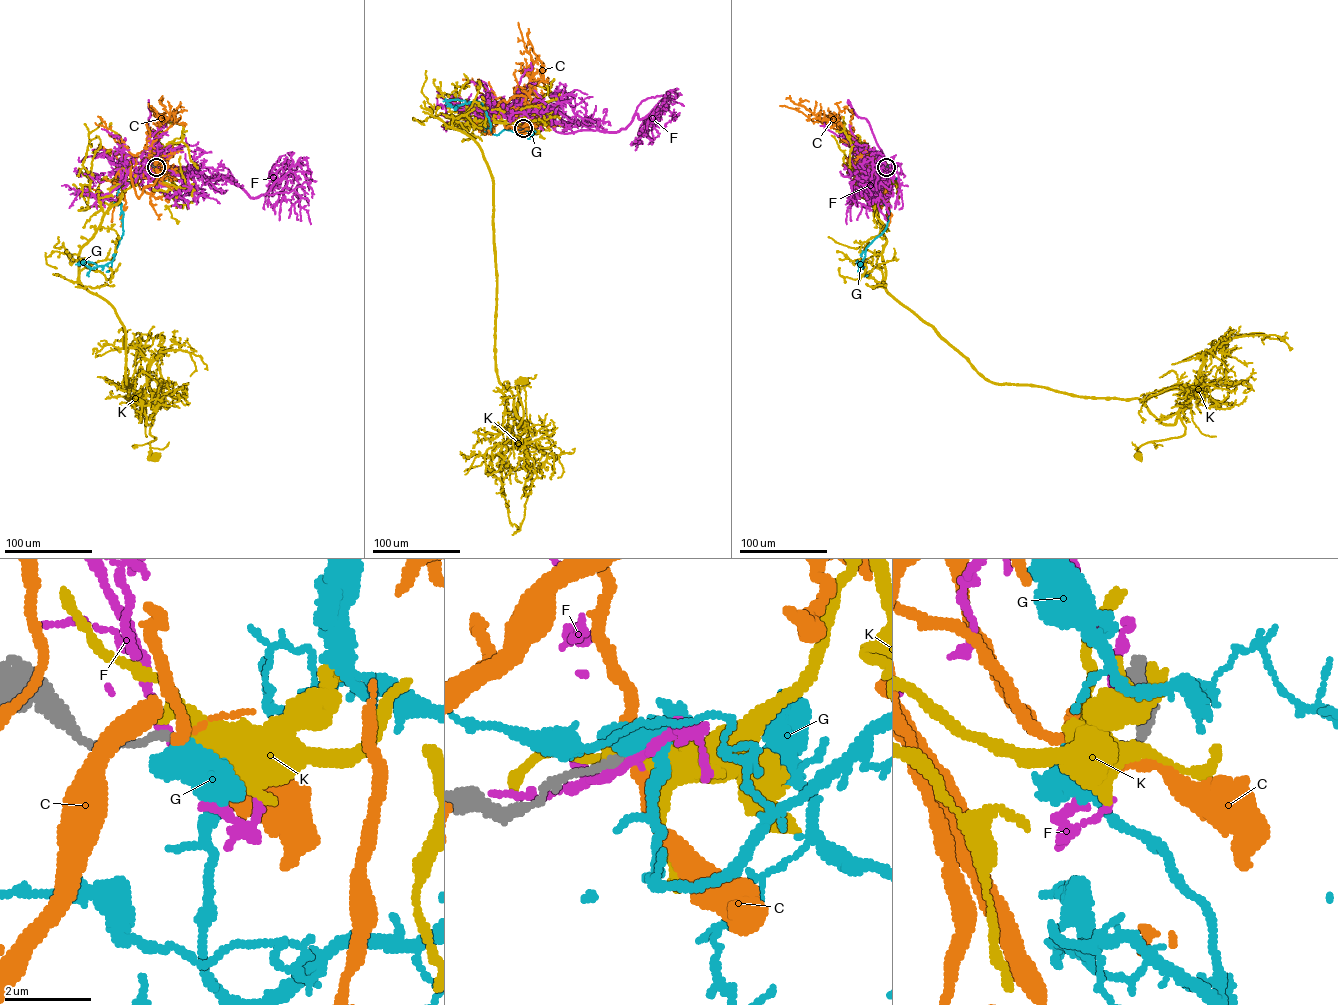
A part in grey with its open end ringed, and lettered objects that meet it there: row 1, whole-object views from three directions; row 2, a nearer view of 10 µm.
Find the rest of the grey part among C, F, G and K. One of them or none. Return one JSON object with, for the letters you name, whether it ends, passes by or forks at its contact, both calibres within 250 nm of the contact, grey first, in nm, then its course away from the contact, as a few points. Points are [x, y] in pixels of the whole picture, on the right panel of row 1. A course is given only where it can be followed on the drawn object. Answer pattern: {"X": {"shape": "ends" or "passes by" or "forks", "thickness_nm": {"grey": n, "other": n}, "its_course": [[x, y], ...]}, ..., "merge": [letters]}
{"G": {"shape": "passes by", "thickness_nm": {"grey": 190, "other": 460}, "its_course": [[886, 167], [895, 178], [887, 173], [892, 183], [886, 227], [867, 247], [858, 264]]}, "merge": ["G"]}

